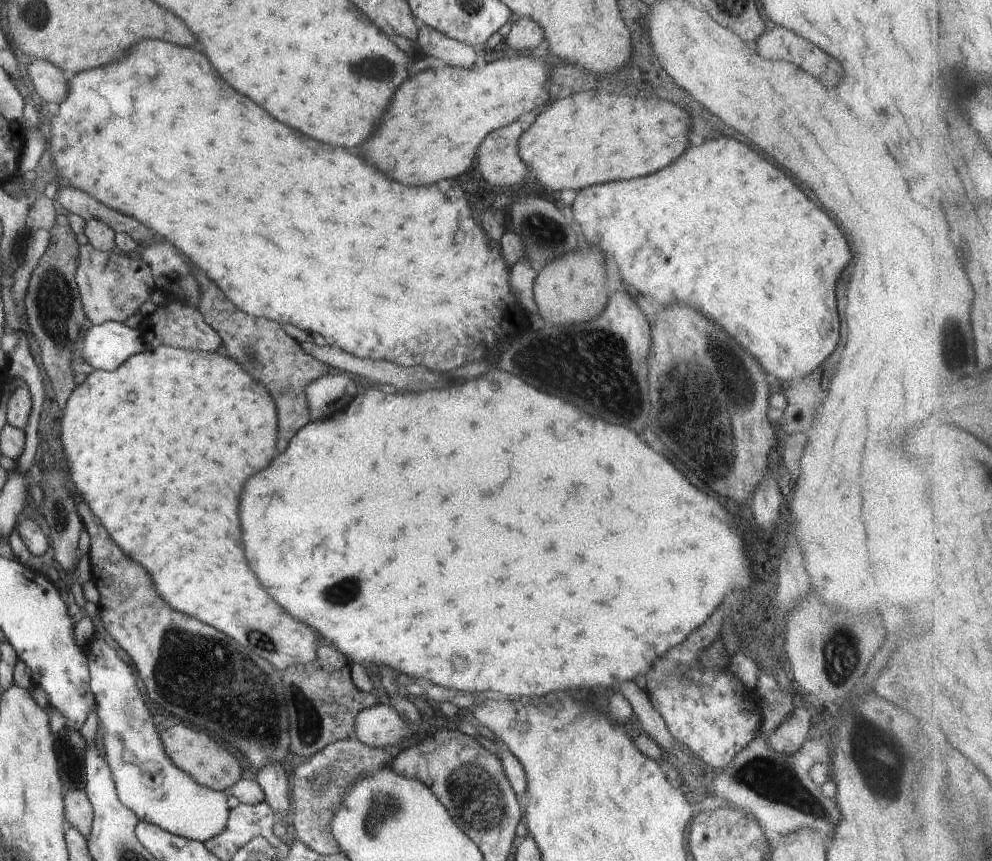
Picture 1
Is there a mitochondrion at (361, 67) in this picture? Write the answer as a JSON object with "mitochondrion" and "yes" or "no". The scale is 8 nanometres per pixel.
{"mitochondrion":"yes"}

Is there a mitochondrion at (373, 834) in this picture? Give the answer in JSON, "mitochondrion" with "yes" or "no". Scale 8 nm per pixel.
{"mitochondrion":"yes"}

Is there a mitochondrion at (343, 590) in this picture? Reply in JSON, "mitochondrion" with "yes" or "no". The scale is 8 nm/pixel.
{"mitochondrion":"yes"}

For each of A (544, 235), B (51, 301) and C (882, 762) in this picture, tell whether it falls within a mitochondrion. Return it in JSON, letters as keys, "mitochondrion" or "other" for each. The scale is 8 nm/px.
{"A":"mitochondrion","B":"mitochondrion","C":"mitochondrion"}

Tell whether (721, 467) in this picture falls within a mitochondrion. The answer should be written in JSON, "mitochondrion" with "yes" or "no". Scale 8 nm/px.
{"mitochondrion":"yes"}

